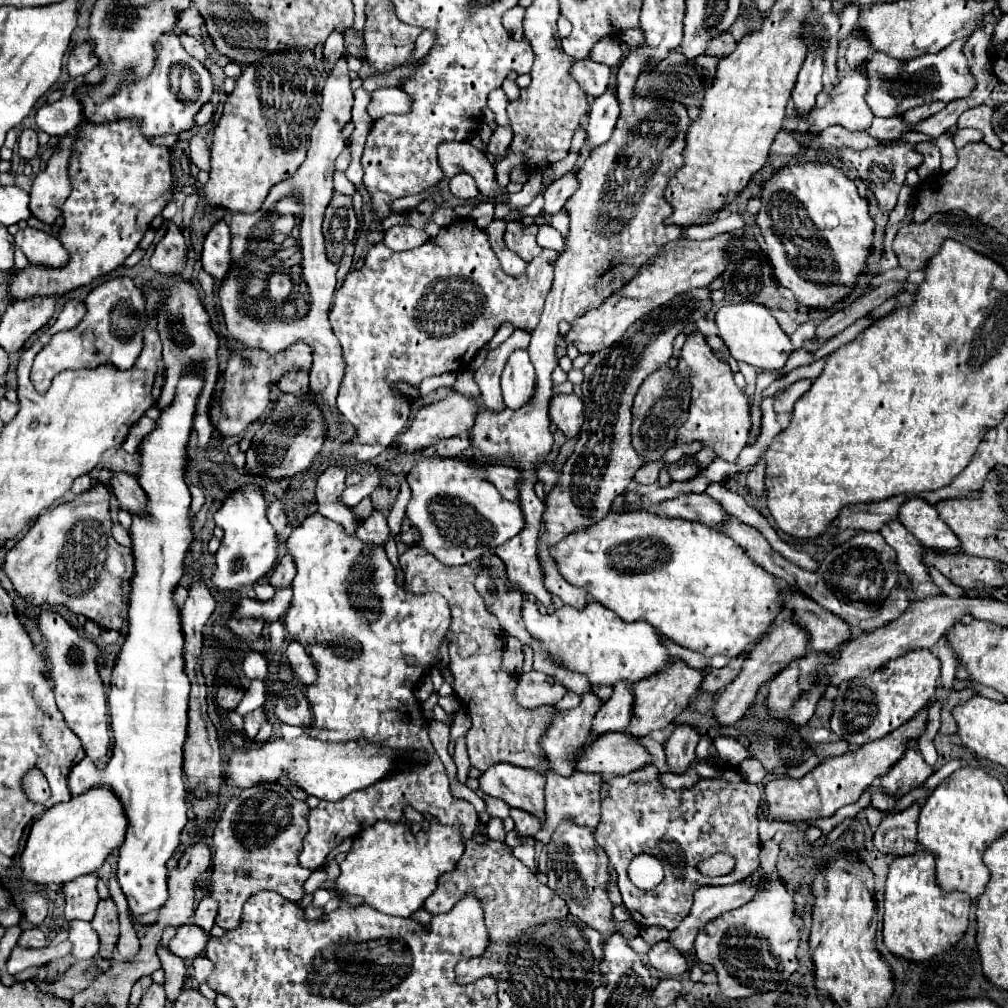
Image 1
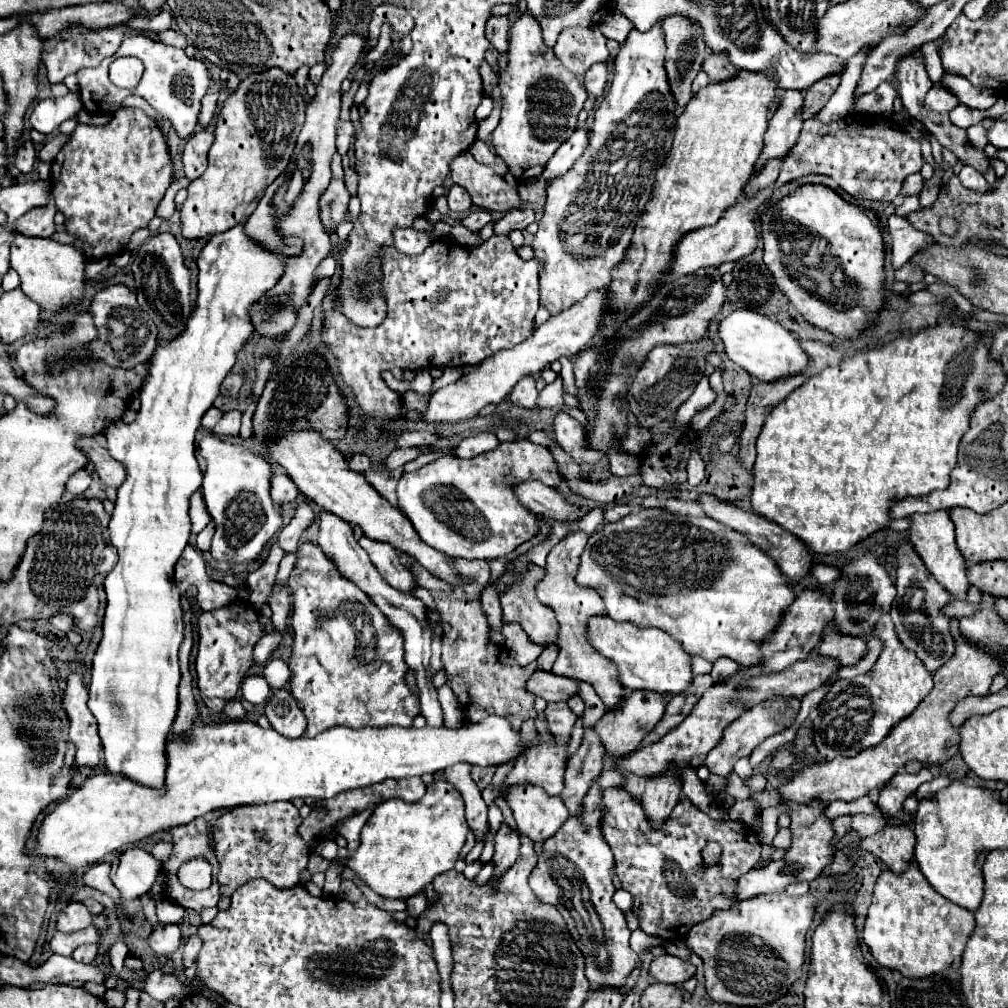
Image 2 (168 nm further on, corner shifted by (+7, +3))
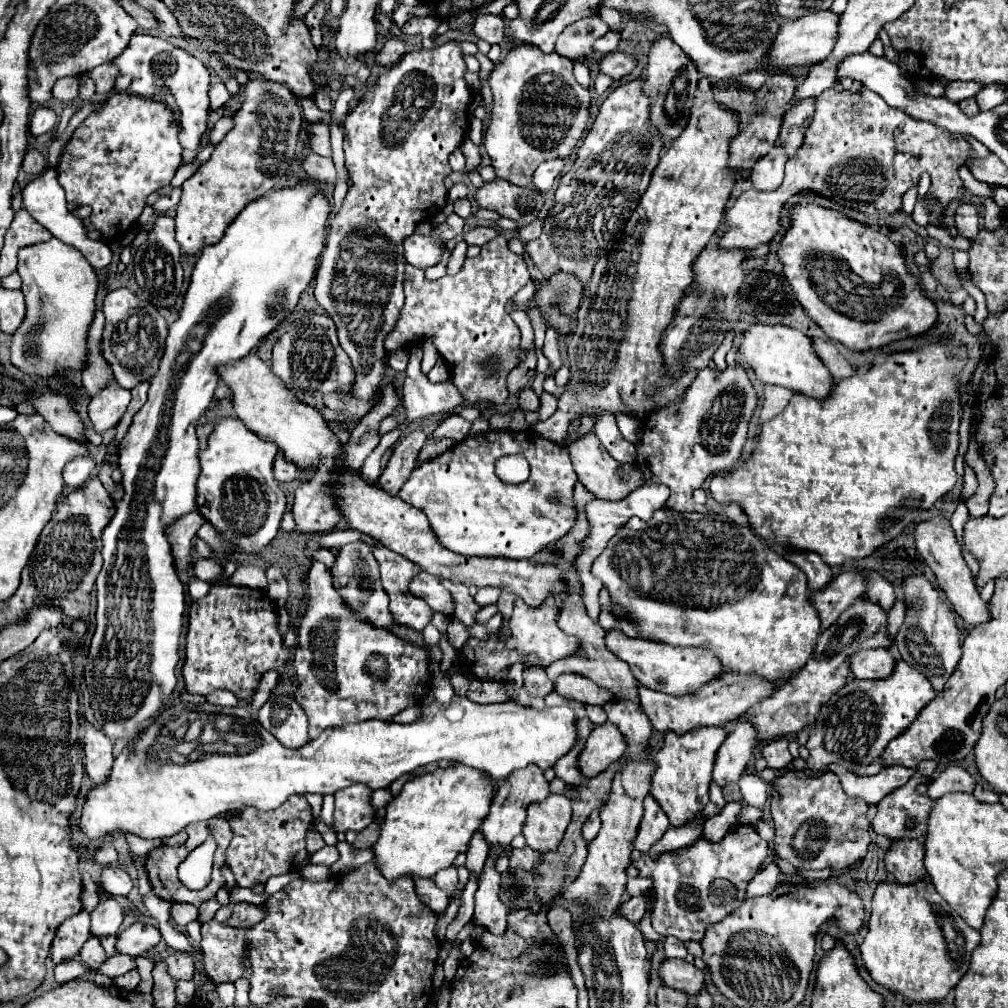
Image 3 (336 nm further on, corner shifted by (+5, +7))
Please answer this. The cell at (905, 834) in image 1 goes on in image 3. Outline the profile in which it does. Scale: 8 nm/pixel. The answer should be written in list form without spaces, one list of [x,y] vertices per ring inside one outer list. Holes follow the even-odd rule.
[[[897,840],[885,854],[887,872],[899,884],[911,884],[927,876],[923,870],[923,844],[917,840]]]

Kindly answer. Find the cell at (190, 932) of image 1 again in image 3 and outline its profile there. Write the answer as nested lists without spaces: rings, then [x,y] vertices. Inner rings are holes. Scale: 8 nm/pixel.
[[[135,922],[131,924],[127,930],[117,934],[117,952],[119,954],[127,954],[127,956],[141,956],[149,950],[153,950],[161,940],[161,932],[157,928],[153,928],[147,922]]]

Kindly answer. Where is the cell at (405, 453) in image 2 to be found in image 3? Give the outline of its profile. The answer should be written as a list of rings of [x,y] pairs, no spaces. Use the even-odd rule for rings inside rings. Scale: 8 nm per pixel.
[[[451,414],[445,418],[445,422],[441,422],[441,426],[437,426],[433,438],[451,438],[459,442],[469,434],[469,430],[471,430],[471,422],[463,420],[459,414]]]

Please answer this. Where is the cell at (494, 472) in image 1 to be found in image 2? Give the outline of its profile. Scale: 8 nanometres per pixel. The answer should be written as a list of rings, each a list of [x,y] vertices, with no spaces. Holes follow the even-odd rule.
[[[539,480],[517,482],[511,486],[511,490],[515,492],[517,500],[525,508],[529,508],[535,514],[555,518],[559,522],[569,522],[569,520],[575,520],[579,516],[585,516],[585,512],[589,512],[589,508],[585,508],[585,506],[577,508],[577,506],[569,504],[559,492],[541,484]]]

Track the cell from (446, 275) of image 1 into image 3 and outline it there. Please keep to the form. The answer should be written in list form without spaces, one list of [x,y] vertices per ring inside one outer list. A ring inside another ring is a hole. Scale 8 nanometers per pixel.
[[[499,234],[481,246],[477,258],[467,258],[455,276],[443,276],[435,282],[425,280],[423,270],[411,264],[405,266],[405,306],[395,330],[387,336],[385,348],[391,352],[397,346],[411,348],[413,344],[435,334],[435,348],[443,356],[451,380],[465,402],[493,402],[503,404],[509,396],[507,374],[515,368],[515,354],[519,354],[521,334],[507,312],[507,304],[529,282],[525,260],[507,248],[507,240]],[[487,358],[503,358],[499,374],[487,378],[483,362]]]

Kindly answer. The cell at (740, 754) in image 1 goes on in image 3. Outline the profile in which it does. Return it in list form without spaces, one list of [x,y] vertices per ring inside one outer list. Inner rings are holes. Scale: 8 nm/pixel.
[[[743,774],[741,780],[739,780],[739,786],[741,786],[743,800],[749,806],[755,806],[759,810],[765,808],[767,798],[769,798],[769,792],[767,792],[767,782],[763,778],[759,778],[755,774]]]

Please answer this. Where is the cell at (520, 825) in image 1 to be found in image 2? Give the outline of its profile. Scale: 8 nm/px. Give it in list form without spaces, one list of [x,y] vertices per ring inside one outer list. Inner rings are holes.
[[[503,824],[495,836],[495,872],[503,874],[507,868],[511,868],[519,856],[519,832],[513,830],[511,826]]]

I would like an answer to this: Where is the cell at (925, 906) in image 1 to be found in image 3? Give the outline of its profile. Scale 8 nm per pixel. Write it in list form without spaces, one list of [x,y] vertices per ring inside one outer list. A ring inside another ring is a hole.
[[[927,878],[909,886],[883,882],[873,896],[861,958],[879,986],[903,994],[913,1002],[941,1002],[969,970],[971,954],[979,944],[979,932],[971,930],[971,926],[943,902]]]

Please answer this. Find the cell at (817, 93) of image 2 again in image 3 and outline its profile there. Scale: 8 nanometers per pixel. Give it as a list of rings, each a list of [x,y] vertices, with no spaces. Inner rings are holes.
[[[801,100],[785,112],[779,132],[779,144],[787,150],[787,158],[793,158],[797,148],[801,146],[805,130],[809,128],[809,122],[813,118],[813,110],[813,100]]]

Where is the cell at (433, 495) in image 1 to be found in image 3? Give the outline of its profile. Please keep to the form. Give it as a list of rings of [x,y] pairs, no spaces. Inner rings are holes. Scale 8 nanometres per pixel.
[[[489,430],[489,432],[483,432],[483,434],[477,434],[477,436],[467,436],[463,438],[461,442],[457,442],[453,448],[449,448],[447,452],[431,458],[429,462],[423,462],[421,466],[417,466],[411,474],[411,478],[405,482],[405,486],[399,490],[399,498],[415,508],[419,508],[421,512],[425,512],[425,516],[429,518],[431,526],[433,526],[433,532],[437,534],[437,538],[441,540],[443,546],[447,546],[449,550],[457,552],[457,554],[463,554],[463,556],[503,556],[503,558],[515,558],[515,560],[529,560],[533,554],[537,554],[539,550],[543,548],[549,548],[553,546],[559,538],[563,538],[575,524],[577,520],[577,512],[575,512],[575,502],[573,502],[573,488],[577,484],[577,474],[573,470],[573,464],[571,464],[571,458],[569,458],[569,450],[567,446],[561,446],[561,444],[555,444],[551,440],[545,440],[543,436],[535,434],[535,432],[495,432],[495,430]],[[507,454],[523,454],[531,466],[531,476],[529,480],[521,482],[521,484],[505,484],[497,478],[495,474],[495,462],[501,458],[501,456],[507,456]],[[557,494],[559,496],[559,502],[551,502],[549,498]]]

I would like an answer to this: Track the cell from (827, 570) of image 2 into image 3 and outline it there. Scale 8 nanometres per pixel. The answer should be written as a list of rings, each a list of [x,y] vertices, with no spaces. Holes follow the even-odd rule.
[[[869,572],[869,582],[867,582],[867,590],[869,590],[869,600],[873,604],[877,604],[881,610],[889,612],[895,604],[895,592],[893,586],[877,572]]]

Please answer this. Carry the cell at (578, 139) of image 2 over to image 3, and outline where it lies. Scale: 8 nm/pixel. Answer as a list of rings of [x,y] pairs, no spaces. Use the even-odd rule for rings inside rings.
[[[563,160],[543,162],[543,164],[535,170],[535,174],[533,174],[533,186],[535,186],[535,190],[541,190],[541,192],[551,190],[553,184],[555,184],[557,174],[559,174],[561,168],[563,168],[563,164],[565,164]]]

